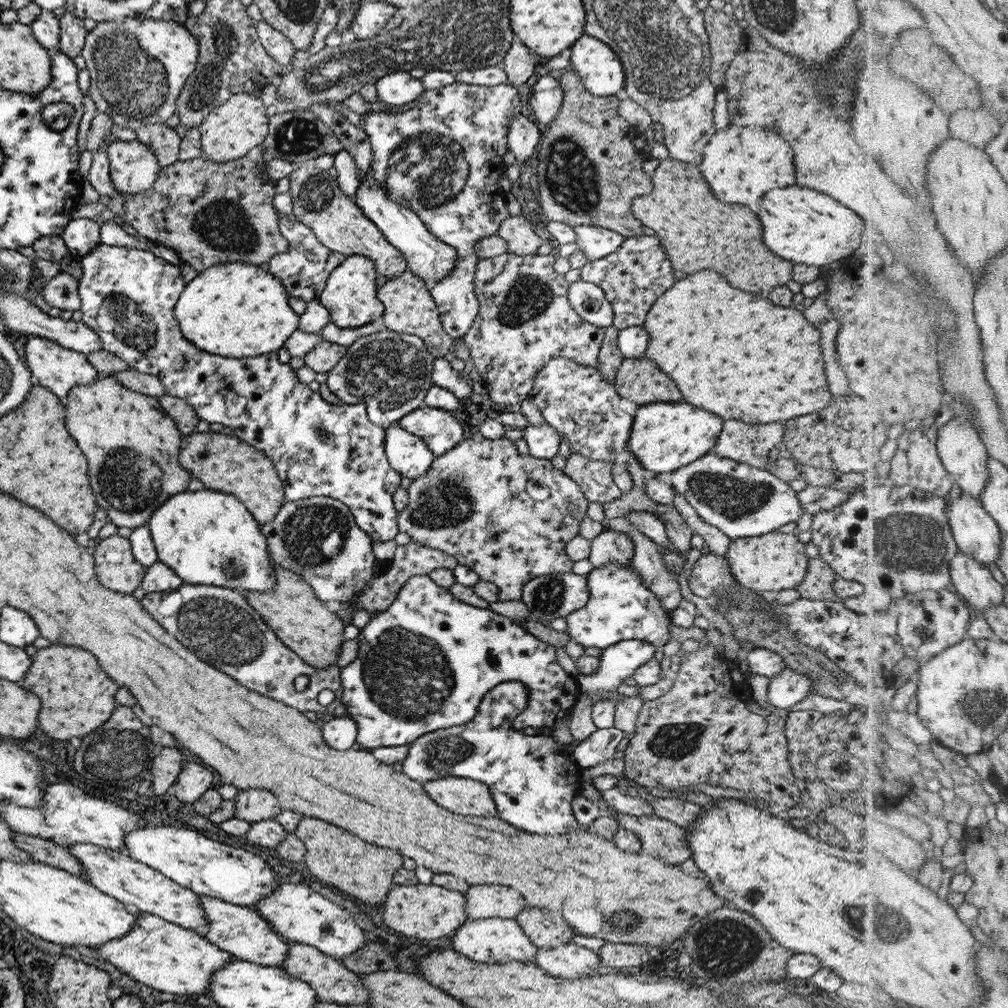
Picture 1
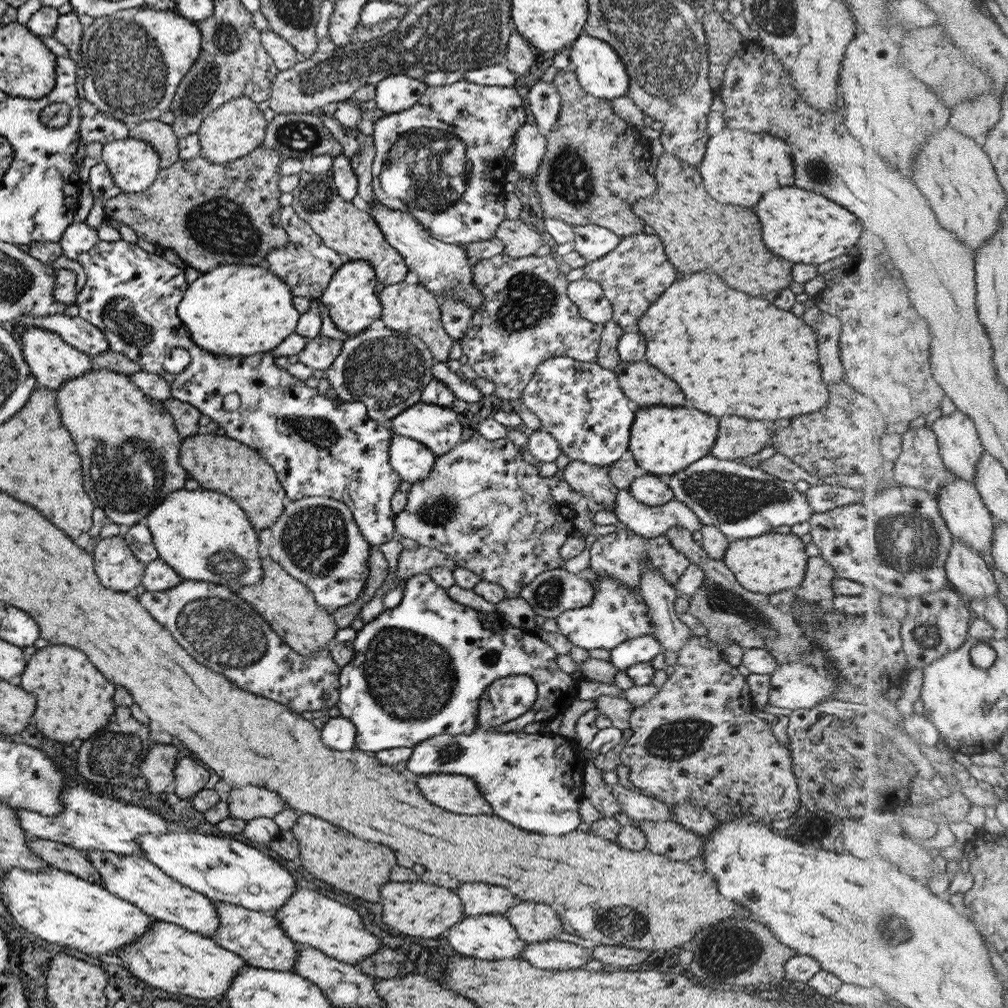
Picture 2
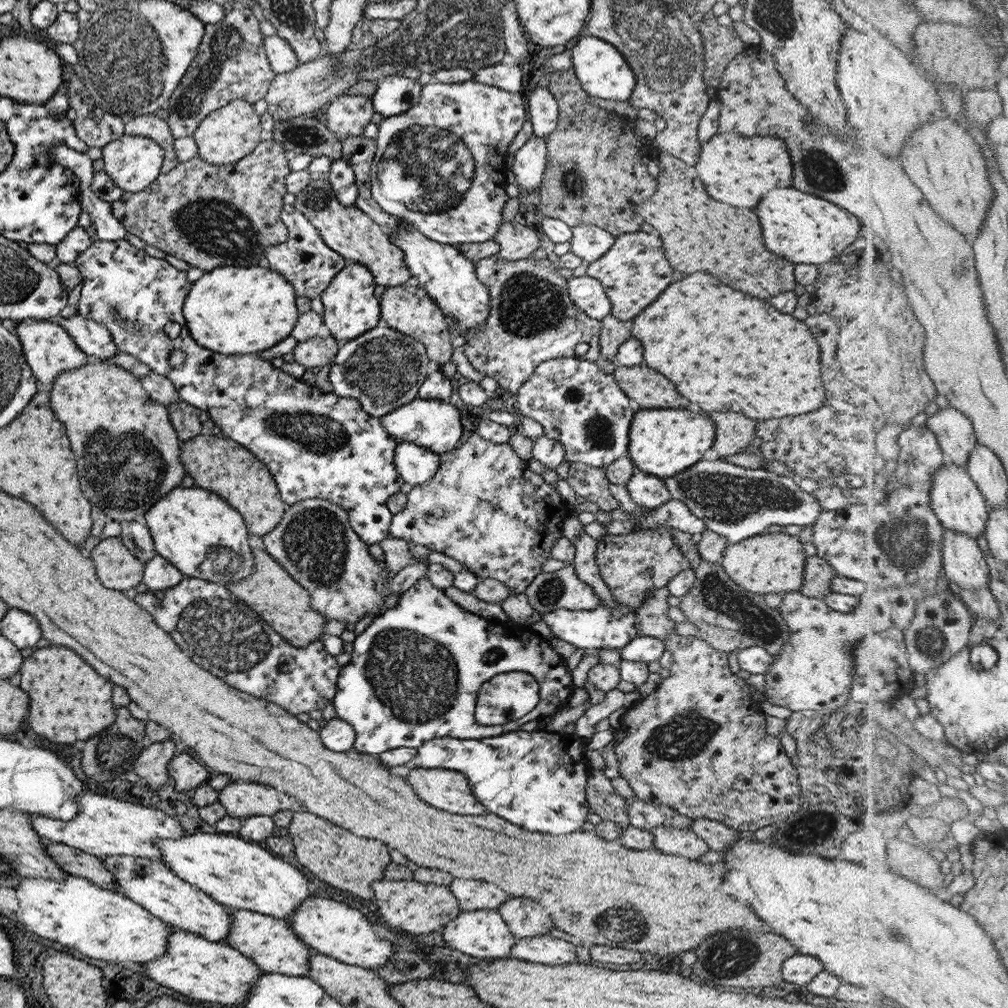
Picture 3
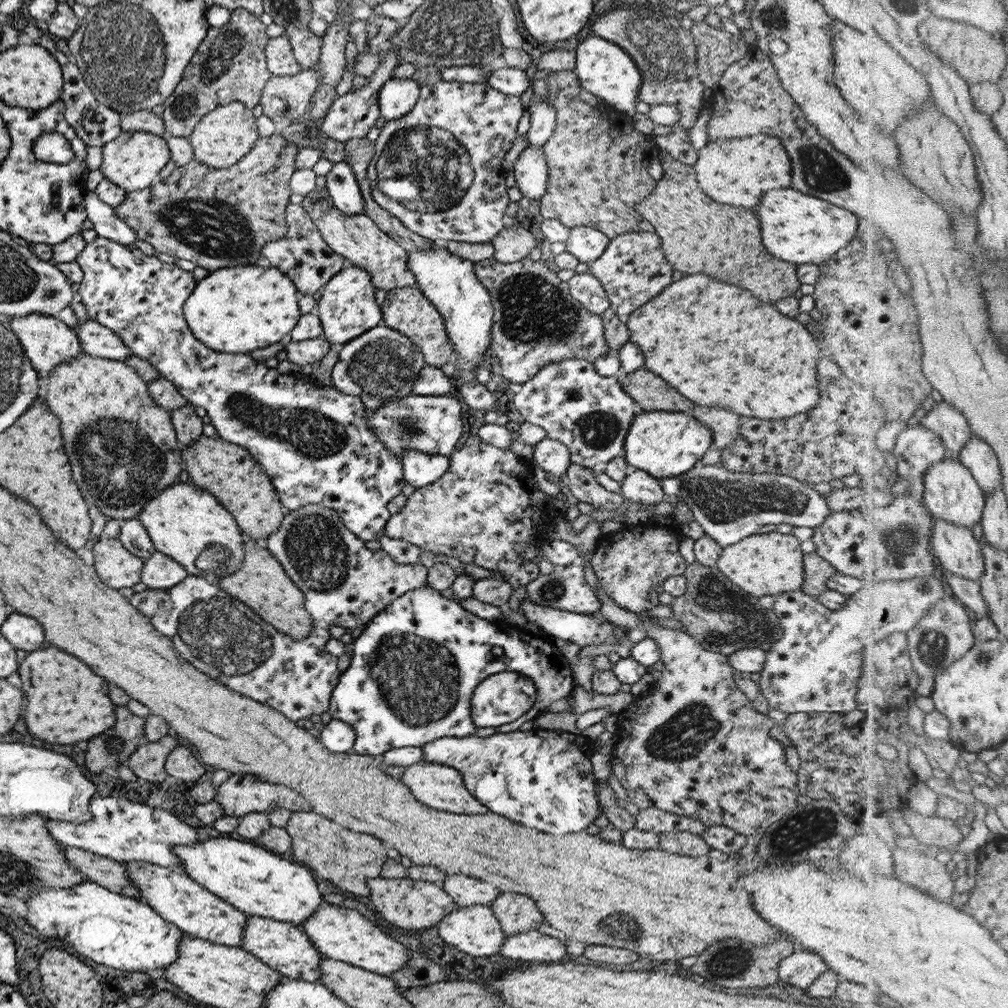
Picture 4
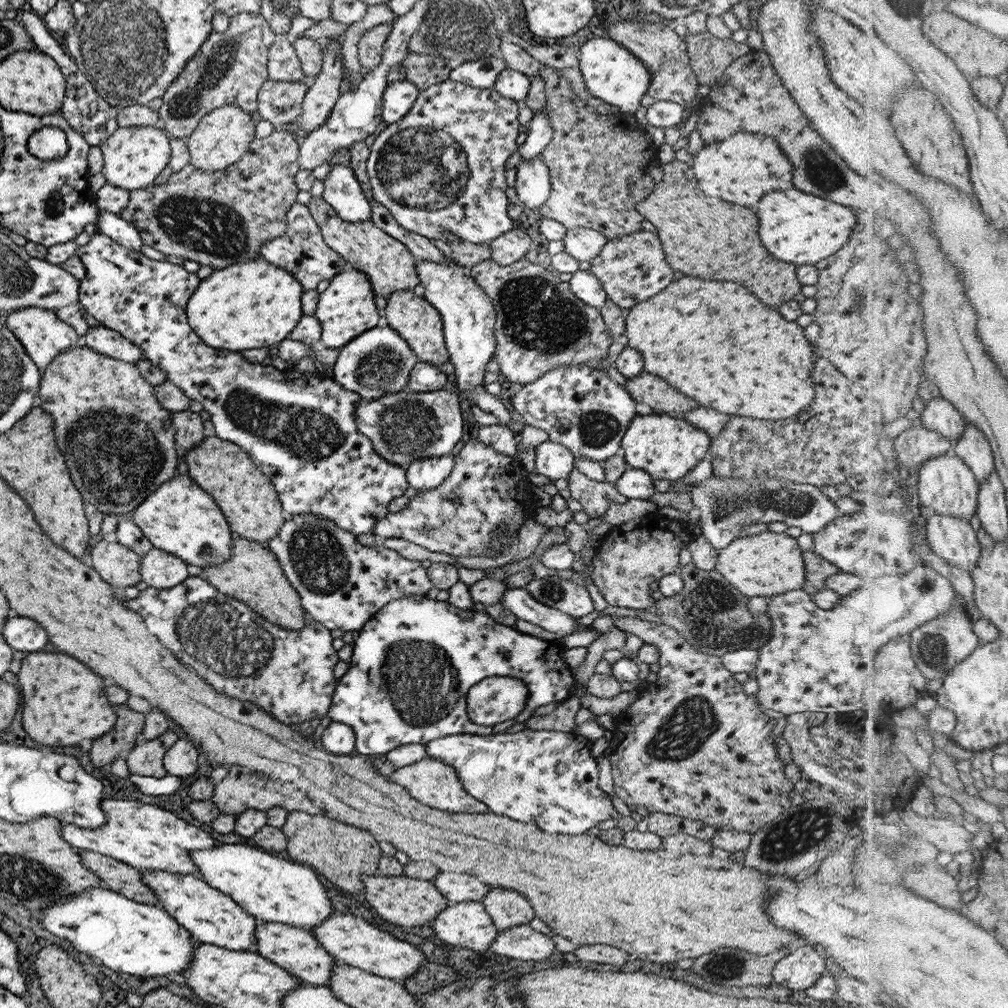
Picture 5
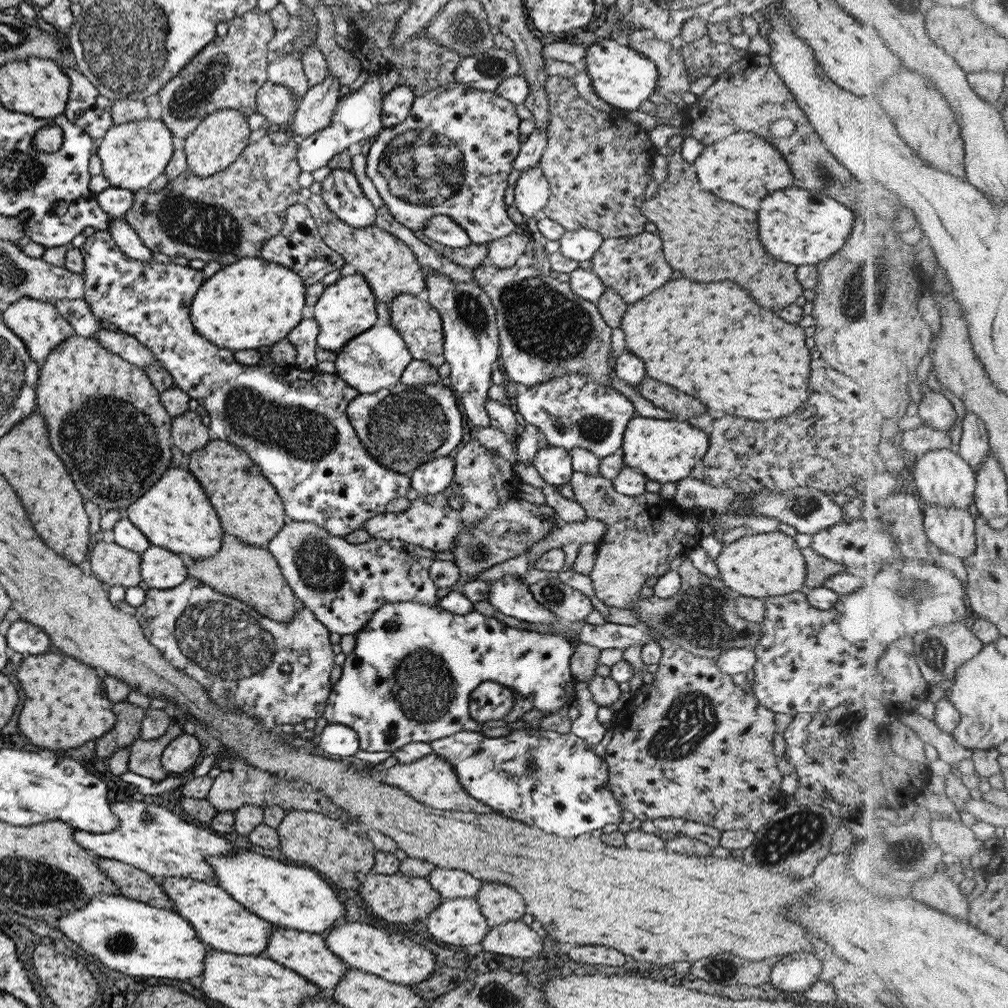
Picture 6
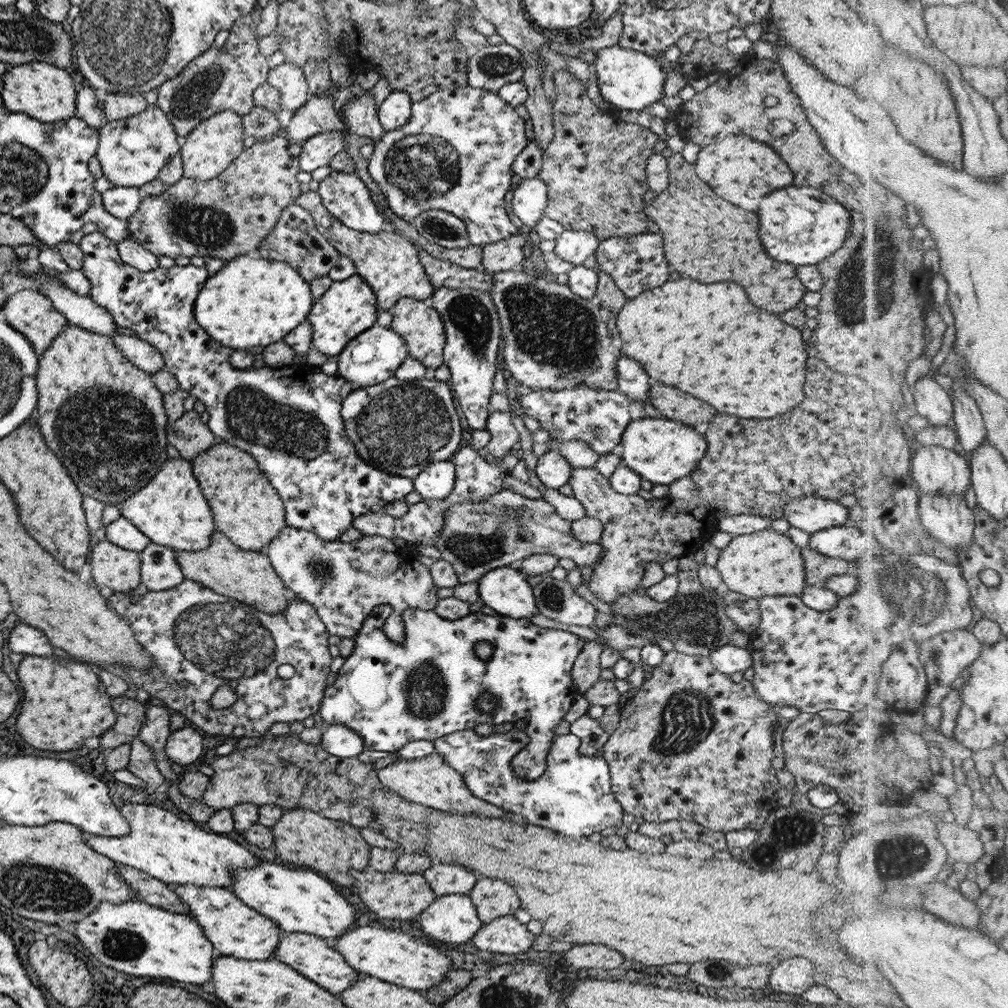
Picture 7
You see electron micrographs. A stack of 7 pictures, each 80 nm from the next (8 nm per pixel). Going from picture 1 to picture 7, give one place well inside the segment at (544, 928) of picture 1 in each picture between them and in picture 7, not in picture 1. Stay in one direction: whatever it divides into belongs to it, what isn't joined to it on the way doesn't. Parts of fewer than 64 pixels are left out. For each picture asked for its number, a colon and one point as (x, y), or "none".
2: (534, 922)
3: (523, 918)
4: (515, 913)
5: (506, 909)
6: (498, 903)
7: (491, 897)

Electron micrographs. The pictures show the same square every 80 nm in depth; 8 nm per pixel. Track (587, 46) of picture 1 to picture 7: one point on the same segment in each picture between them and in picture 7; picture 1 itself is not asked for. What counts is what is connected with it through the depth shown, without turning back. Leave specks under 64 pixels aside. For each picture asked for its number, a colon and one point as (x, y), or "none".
2: (600, 72)
3: (600, 69)
4: (602, 68)
5: (611, 73)
6: (622, 77)
7: (630, 80)

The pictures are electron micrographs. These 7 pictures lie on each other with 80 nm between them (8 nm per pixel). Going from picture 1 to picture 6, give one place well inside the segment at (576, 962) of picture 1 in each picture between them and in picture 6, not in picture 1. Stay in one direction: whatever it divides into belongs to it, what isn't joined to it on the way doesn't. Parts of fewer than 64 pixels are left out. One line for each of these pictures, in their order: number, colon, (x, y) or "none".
2: (553, 954)
3: (544, 949)
4: (530, 946)
5: (521, 942)
6: (515, 939)

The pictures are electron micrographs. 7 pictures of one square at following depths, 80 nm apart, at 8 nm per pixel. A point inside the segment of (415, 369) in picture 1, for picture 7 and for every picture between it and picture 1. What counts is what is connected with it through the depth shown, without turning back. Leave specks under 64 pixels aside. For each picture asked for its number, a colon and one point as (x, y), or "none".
2: (386, 370)
3: (382, 369)
4: (380, 365)
5: (378, 361)
6: (375, 358)
7: (372, 356)

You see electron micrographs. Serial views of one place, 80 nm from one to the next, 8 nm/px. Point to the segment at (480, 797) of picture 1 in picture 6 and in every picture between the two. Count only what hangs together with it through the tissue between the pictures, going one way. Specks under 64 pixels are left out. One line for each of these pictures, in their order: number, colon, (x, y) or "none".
2: (456, 793)
3: (448, 791)
4: (440, 787)
5: (428, 781)
6: (430, 781)

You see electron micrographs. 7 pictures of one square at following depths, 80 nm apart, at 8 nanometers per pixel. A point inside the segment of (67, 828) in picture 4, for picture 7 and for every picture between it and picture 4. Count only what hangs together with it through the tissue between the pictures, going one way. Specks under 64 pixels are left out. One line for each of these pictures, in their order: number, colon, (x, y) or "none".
5: (145, 837)
6: (153, 839)
7: (175, 851)

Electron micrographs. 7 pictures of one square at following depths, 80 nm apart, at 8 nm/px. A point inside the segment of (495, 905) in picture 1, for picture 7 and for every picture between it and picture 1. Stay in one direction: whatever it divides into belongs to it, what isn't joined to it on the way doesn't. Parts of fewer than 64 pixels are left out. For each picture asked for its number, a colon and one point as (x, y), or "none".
2: (477, 899)
3: (471, 895)
4: (464, 890)
5: (455, 888)
6: (448, 882)
7: (443, 879)

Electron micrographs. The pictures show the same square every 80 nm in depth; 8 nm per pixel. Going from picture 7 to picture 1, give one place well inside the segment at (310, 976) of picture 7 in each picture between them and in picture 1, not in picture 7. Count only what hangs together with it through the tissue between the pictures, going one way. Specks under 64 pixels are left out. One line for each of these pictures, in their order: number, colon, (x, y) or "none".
1: (240, 931)
2: (256, 937)
3: (269, 942)
4: (282, 946)
5: (296, 950)
6: (305, 953)

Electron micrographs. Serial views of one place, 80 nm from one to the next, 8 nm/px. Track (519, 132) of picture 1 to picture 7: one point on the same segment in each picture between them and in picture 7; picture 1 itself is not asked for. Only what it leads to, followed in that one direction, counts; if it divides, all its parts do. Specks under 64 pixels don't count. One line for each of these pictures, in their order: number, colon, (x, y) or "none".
2: (528, 145)
3: (528, 164)
4: (530, 172)
5: (532, 185)
6: (531, 189)
7: (528, 199)

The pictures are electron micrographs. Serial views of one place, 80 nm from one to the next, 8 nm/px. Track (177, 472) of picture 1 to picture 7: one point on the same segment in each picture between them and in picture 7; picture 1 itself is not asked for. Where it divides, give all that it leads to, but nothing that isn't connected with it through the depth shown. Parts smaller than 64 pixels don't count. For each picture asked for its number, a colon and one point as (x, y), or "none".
2: (118, 431)
3: (126, 449)
4: (122, 448)
5: (103, 409)
6: (106, 422)
7: (88, 394)

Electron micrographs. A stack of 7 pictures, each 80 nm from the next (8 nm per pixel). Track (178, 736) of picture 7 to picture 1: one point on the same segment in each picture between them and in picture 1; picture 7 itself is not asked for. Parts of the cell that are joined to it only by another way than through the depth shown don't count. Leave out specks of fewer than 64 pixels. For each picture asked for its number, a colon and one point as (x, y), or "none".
1: (192, 781)
2: (189, 778)
3: (185, 773)
4: (180, 763)
5: (179, 760)
6: (178, 757)

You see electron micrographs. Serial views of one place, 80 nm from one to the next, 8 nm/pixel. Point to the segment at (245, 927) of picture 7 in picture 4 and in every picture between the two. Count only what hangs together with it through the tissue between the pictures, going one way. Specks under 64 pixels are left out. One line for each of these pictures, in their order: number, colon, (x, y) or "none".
4: (196, 912)
5: (211, 917)
6: (219, 921)

